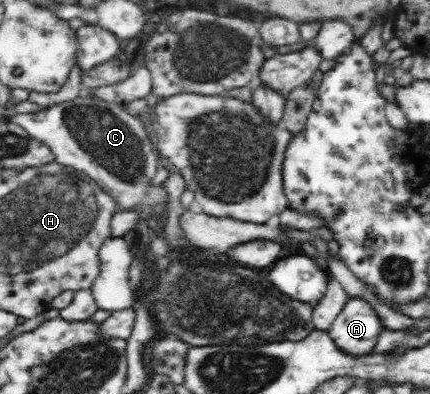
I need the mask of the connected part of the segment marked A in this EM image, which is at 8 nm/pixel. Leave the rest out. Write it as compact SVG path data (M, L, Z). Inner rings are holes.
M349 297L327 330L341 352L354 356L371 355L384 329L377 311L359 297Z

